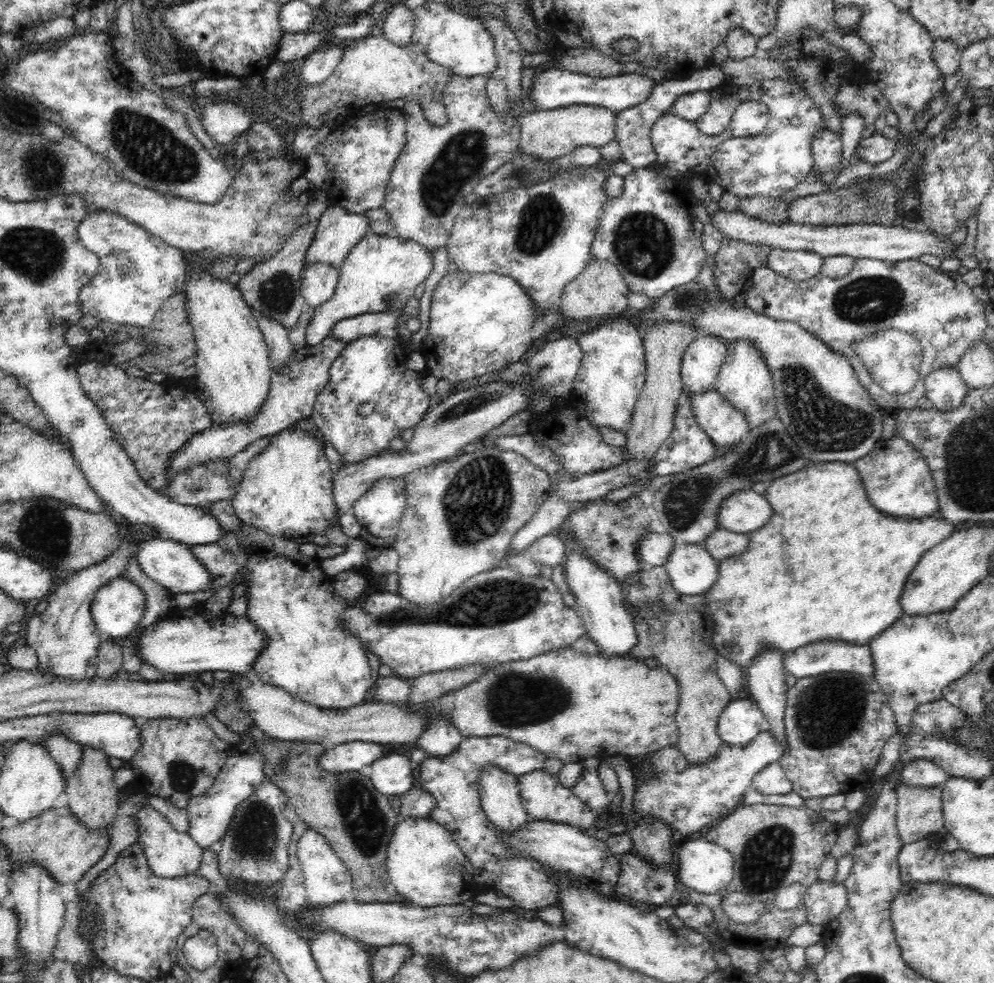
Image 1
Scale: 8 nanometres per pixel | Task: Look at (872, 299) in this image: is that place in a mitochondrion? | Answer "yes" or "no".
yes

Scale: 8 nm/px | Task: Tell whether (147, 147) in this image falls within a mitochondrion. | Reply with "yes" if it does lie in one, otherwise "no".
yes

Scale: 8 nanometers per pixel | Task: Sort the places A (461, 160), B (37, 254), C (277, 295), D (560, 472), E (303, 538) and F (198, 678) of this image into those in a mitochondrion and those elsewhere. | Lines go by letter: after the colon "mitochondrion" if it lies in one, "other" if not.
A: mitochondrion
B: mitochondrion
C: mitochondrion
D: other
E: other
F: other

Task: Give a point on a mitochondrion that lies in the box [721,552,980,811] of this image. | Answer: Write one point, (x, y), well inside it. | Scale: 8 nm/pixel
(811, 725)

